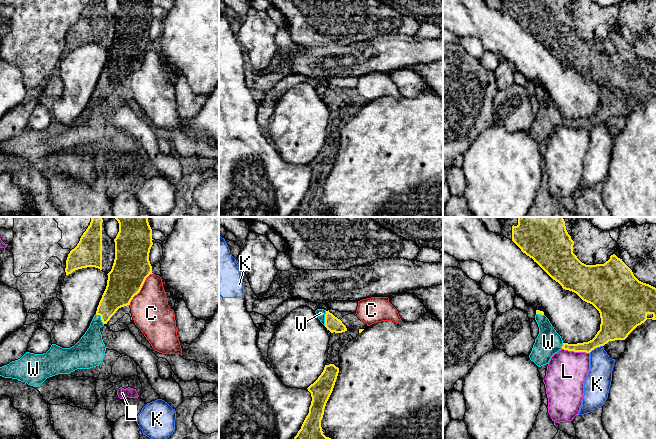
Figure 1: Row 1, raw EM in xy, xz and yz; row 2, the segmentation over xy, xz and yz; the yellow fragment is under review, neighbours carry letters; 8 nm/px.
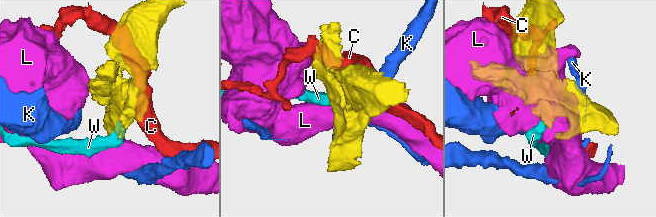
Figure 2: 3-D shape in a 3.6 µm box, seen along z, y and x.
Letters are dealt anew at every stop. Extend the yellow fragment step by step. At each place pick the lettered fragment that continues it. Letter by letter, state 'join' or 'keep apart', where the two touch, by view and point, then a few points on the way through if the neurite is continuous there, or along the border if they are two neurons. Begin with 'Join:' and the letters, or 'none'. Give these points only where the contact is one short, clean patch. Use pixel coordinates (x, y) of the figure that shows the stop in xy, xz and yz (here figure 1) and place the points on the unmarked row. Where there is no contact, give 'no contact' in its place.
Join: W
C: keep apart; contact xy (141, 63)
K: keep apart; contact yz (595, 123); border yz (602, 121), (594, 124), (589, 129)
L: keep apart; contact yz (575, 127)
W: join; contact xz (325, 94); way xz (333, 100), (325, 94), (320, 89)

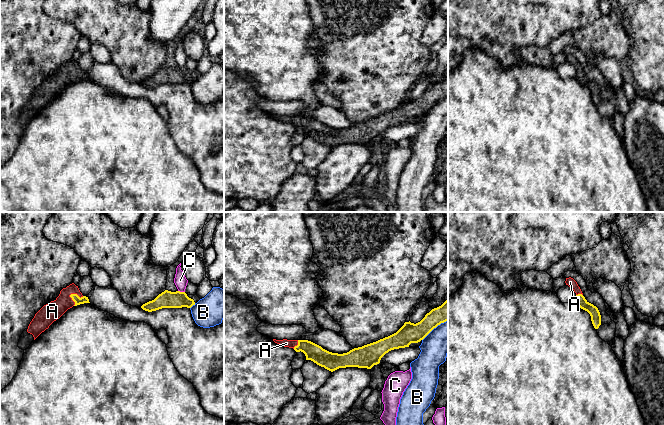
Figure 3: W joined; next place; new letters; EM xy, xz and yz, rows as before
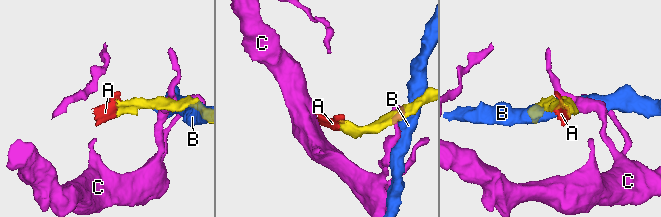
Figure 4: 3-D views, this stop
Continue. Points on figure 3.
Join: A
A: join; contact xy (76, 70); way xy (75, 73), (76, 70), (71, 70), (52, 87)
B: keep apart; contact xy (192, 81)
C: keep apart; contact xy (181, 68); border xy (178, 66), (184, 68)

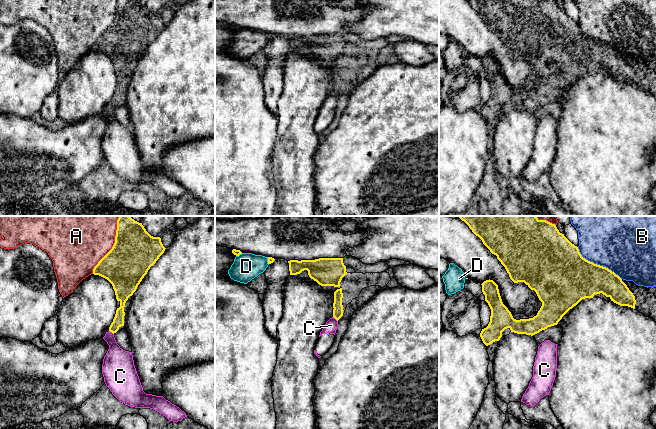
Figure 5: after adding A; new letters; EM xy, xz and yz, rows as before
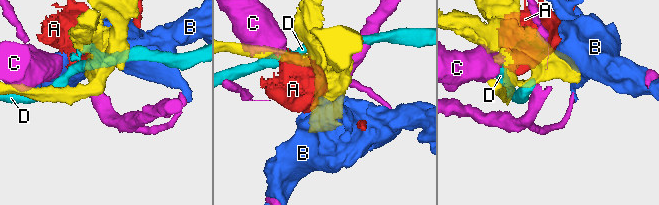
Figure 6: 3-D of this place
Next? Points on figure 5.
Join: none
A: keep apart; contact xy (111, 25)
B: keep apart; contact yz (596, 40)
C: keep apart; contact xy (111, 107); border xy (109, 106), (113, 110)
D: keep apart; contact xz (268, 37)

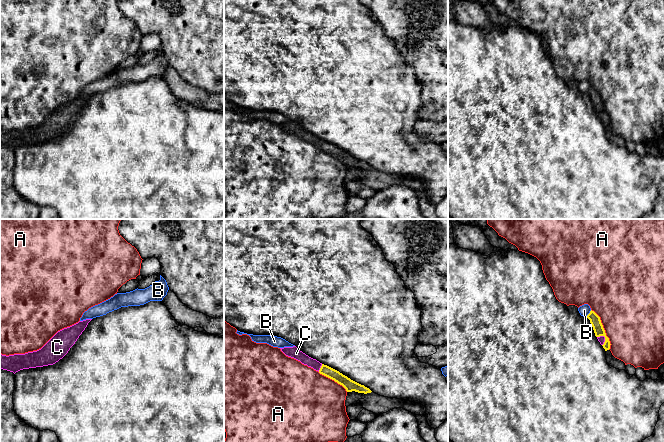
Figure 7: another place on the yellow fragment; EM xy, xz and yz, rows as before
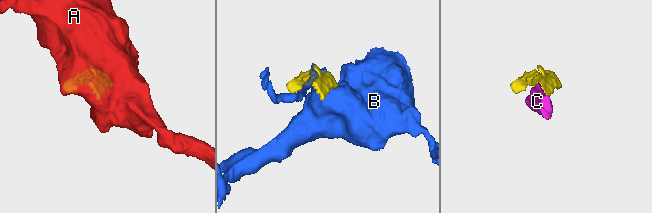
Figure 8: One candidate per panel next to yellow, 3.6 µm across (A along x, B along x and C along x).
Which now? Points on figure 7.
Join: C
A: keep apart; contact yz (603, 105)
B: keep apart; contact yz (589, 89)
C: join; contact xz (320, 144); way xz (347, 159), (320, 144), (294, 128)

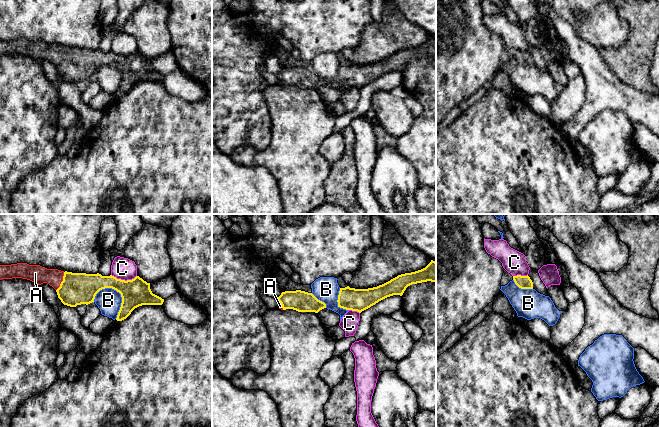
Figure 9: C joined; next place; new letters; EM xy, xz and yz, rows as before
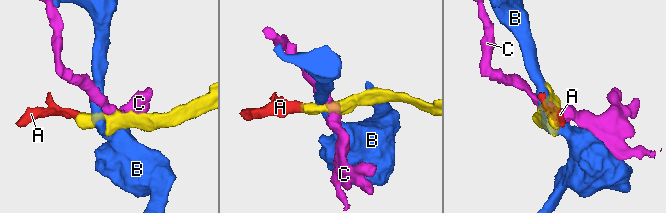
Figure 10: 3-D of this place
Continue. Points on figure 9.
Join: A
A: join; contact xy (62, 57); way xy (76, 64), (71, 64), (62, 57), (51, 52), (35, 49)
B: keep apart; contact xy (121, 72); border xy (100, 65), (113, 64), (120, 70), (121, 82), (116, 94)
C: keep apart; contact xy (124, 56); border xy (111, 50), (125, 56), (131, 56), (136, 52)

